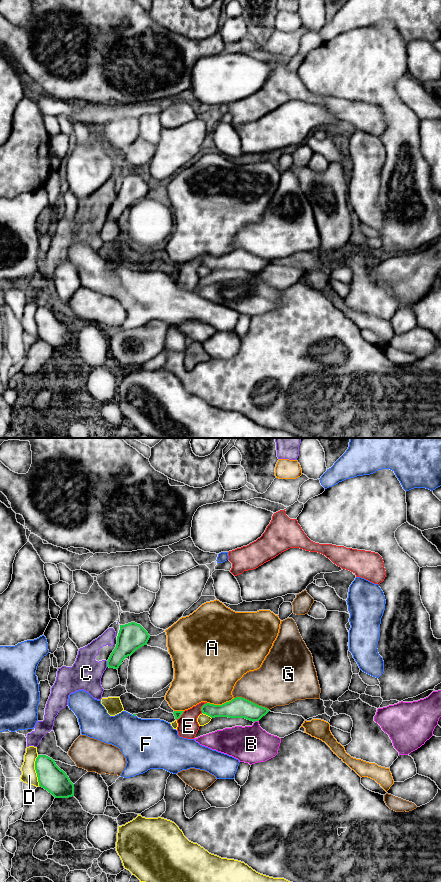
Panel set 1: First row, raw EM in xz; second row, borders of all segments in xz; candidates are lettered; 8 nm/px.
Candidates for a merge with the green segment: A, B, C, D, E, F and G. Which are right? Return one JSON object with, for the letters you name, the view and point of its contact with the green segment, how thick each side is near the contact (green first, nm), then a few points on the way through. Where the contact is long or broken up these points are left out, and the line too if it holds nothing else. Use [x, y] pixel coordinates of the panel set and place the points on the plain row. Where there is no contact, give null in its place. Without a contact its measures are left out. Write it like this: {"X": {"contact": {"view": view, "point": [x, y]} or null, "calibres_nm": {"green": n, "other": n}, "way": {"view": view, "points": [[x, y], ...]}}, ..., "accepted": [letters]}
{"accepted": []}

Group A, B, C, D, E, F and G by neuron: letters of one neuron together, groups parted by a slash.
A / B / C / D / E / F / G

